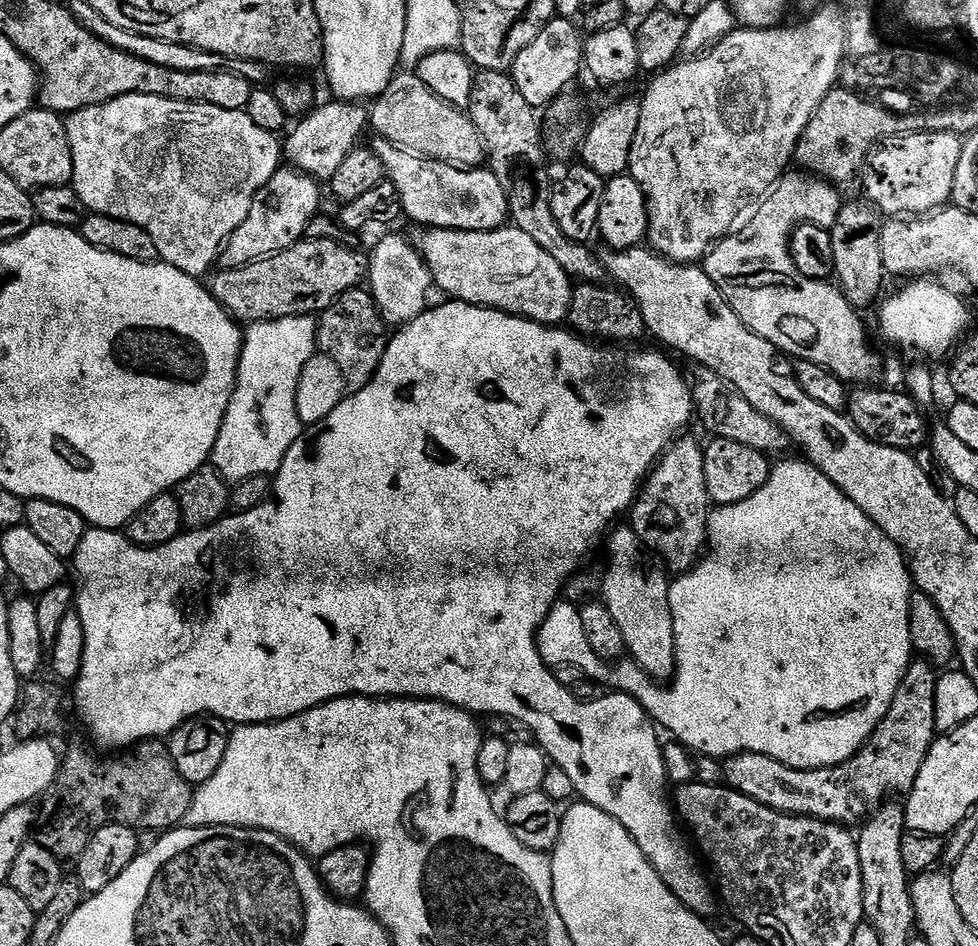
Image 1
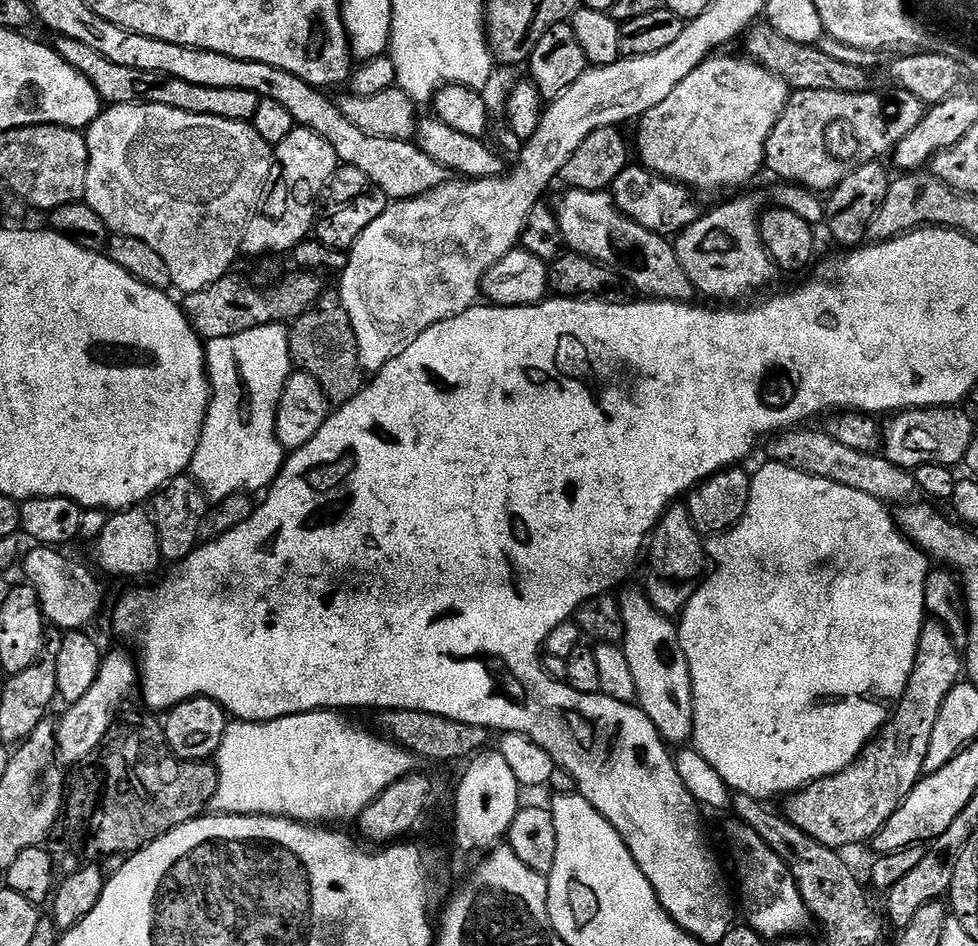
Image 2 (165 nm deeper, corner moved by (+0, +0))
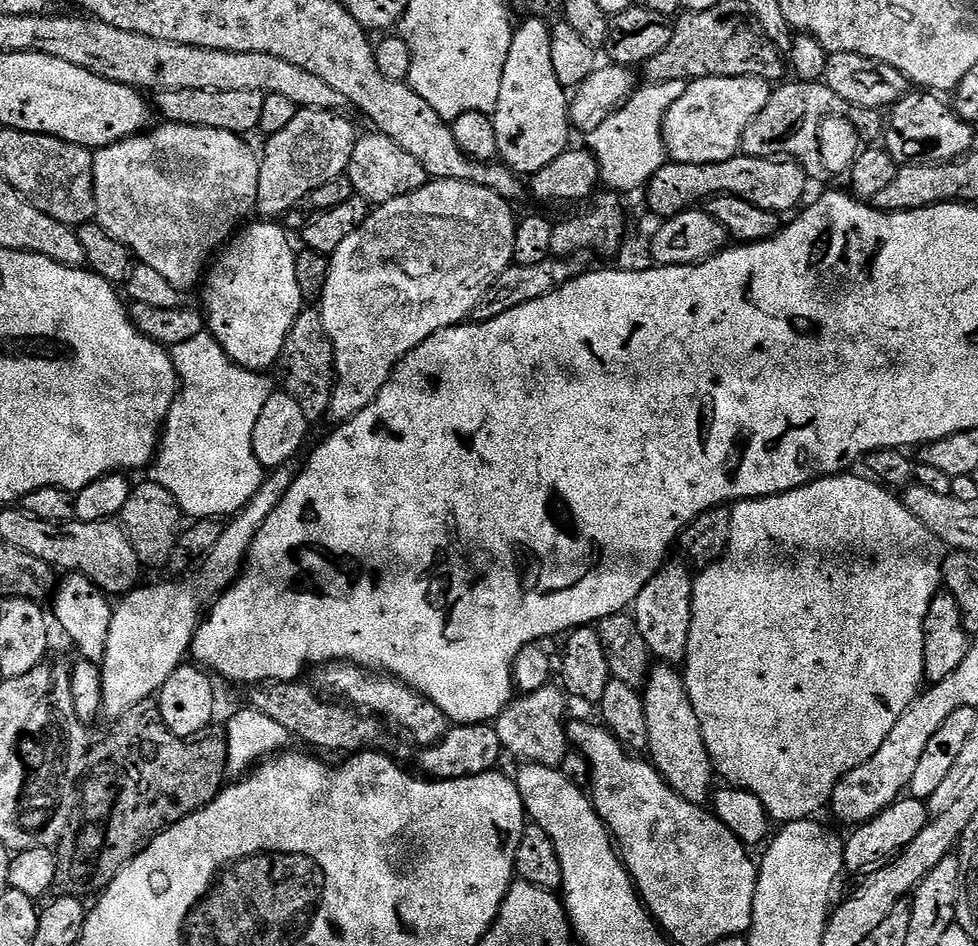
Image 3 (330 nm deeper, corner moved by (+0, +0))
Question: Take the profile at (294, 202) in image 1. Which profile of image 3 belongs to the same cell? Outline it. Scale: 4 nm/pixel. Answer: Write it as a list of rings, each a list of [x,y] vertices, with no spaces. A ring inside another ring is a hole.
[[[299,109],[290,126],[267,137],[264,156],[262,152],[259,157],[255,211],[261,212],[259,215],[264,218],[280,218],[278,216],[290,211],[295,204],[303,205],[315,188],[347,173],[350,154],[354,154],[357,139],[355,126],[339,111]]]

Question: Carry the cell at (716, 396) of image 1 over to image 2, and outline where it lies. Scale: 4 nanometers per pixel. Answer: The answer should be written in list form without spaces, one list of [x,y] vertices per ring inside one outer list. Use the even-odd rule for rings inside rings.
[[[797,426],[783,434],[773,435],[767,441],[768,452],[772,455],[769,457],[775,463],[814,474],[818,478],[826,478],[830,482],[838,482],[838,486],[850,486],[850,490],[862,490],[862,494],[870,494],[875,500],[890,504],[899,505],[911,501],[915,497],[912,495],[917,495],[916,477],[909,469],[894,466],[894,462],[882,454],[854,450],[830,438],[830,434],[819,427],[812,427],[816,426]]]

